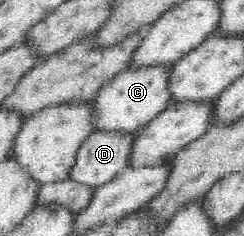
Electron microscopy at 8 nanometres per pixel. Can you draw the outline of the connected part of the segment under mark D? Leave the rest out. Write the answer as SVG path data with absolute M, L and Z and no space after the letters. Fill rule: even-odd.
M91 133L77 149L68 178L96 189L109 182L126 166L134 134Z

